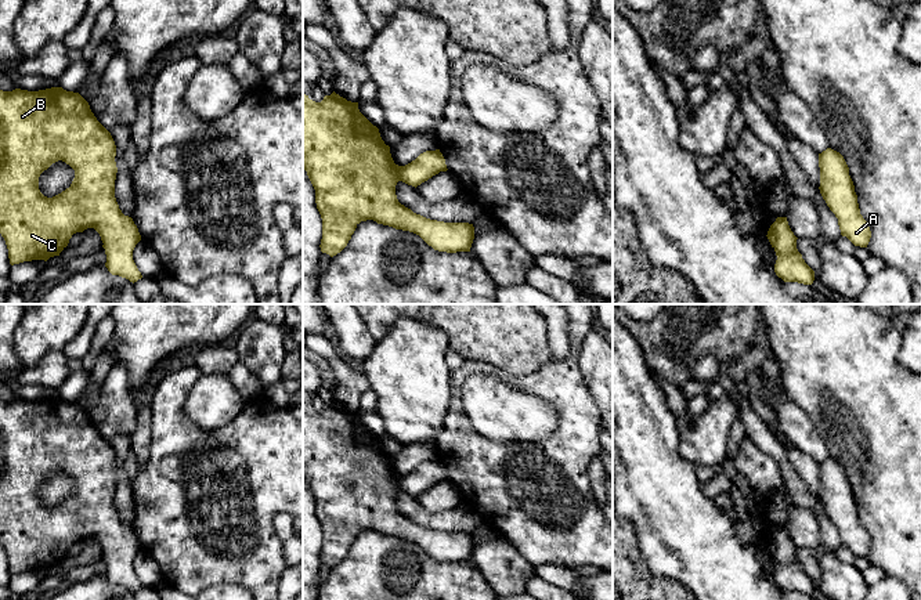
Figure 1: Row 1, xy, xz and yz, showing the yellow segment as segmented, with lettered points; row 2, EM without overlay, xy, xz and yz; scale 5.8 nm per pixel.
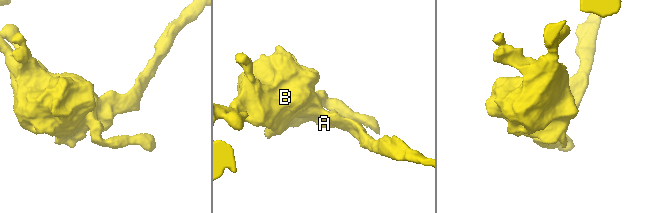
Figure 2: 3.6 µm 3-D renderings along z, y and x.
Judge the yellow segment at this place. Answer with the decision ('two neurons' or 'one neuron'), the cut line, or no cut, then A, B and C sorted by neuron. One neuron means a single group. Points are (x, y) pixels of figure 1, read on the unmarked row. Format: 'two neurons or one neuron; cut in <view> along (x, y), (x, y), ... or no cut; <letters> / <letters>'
one neuron; no cut; A B C

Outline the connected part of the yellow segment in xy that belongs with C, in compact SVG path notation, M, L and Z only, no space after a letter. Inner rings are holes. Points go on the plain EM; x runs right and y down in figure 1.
M62 397L0 400L0 543L11 575L59 565L73 543L94 538L104 553L108 581L133 593L142 588L133 570L141 545L115 507L115 466L111 442L79 402ZM58 470L75 480L75 488L69 498L47 507L39 499L39 487Z

